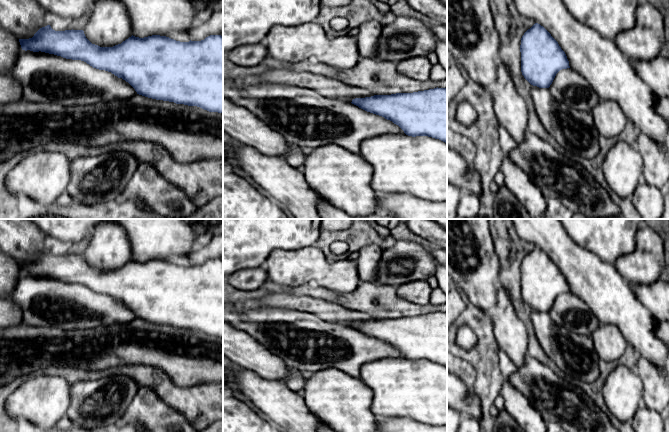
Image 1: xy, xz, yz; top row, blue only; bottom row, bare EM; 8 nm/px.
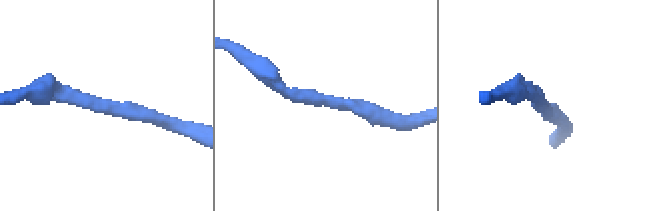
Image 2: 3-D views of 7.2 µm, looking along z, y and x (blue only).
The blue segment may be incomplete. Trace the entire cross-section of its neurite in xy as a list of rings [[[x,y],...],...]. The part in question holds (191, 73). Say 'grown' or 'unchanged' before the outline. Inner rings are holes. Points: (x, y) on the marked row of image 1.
grown; [[[50,25],[40,28],[32,38],[19,39],[22,50],[8,75],[20,83],[23,100],[52,102],[63,106],[92,105],[139,94],[148,98],[197,106],[223,113],[223,37],[210,35],[201,41],[180,42],[166,36],[131,36],[113,47],[92,44],[83,30],[55,31]]]

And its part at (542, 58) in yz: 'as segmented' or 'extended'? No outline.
extended

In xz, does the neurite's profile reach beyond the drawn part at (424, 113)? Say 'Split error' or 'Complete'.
Split error

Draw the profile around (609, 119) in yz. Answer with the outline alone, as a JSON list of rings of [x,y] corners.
[[[612,100],[599,101],[591,114],[600,136],[606,138],[618,137],[628,121],[622,108]]]

